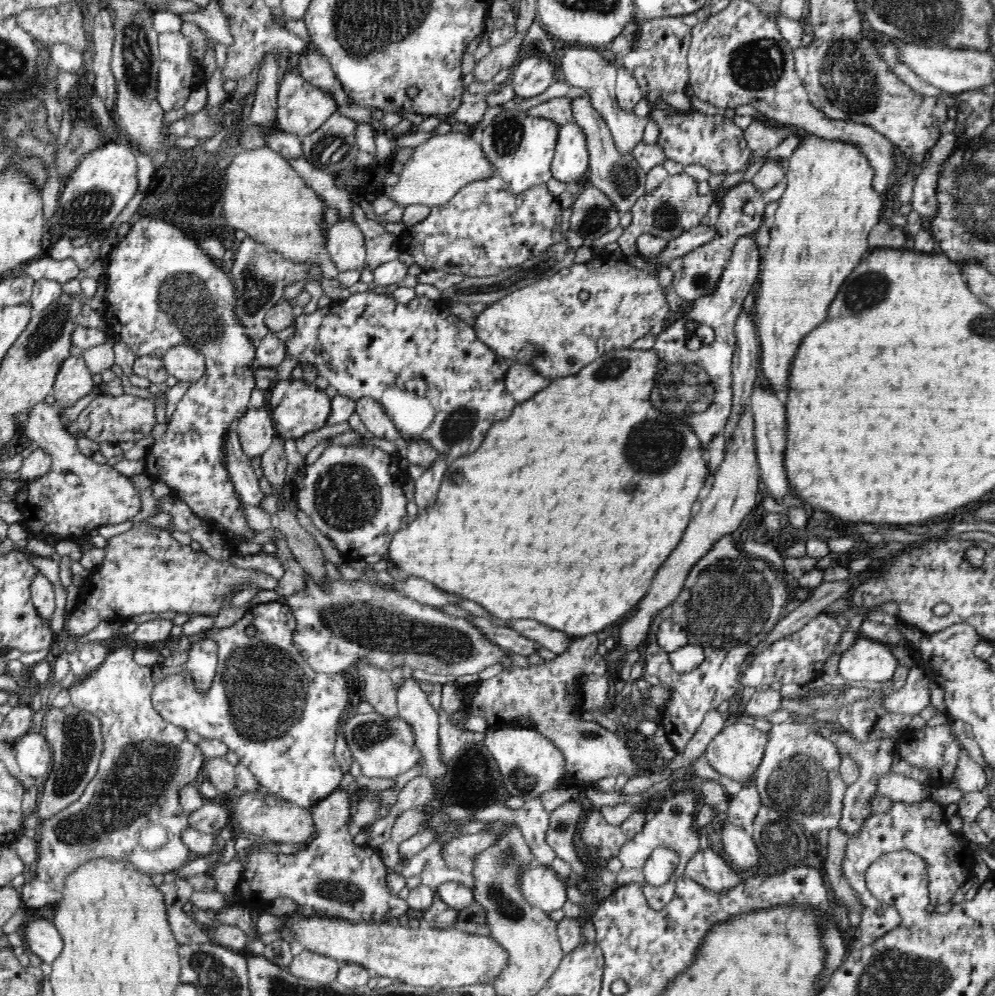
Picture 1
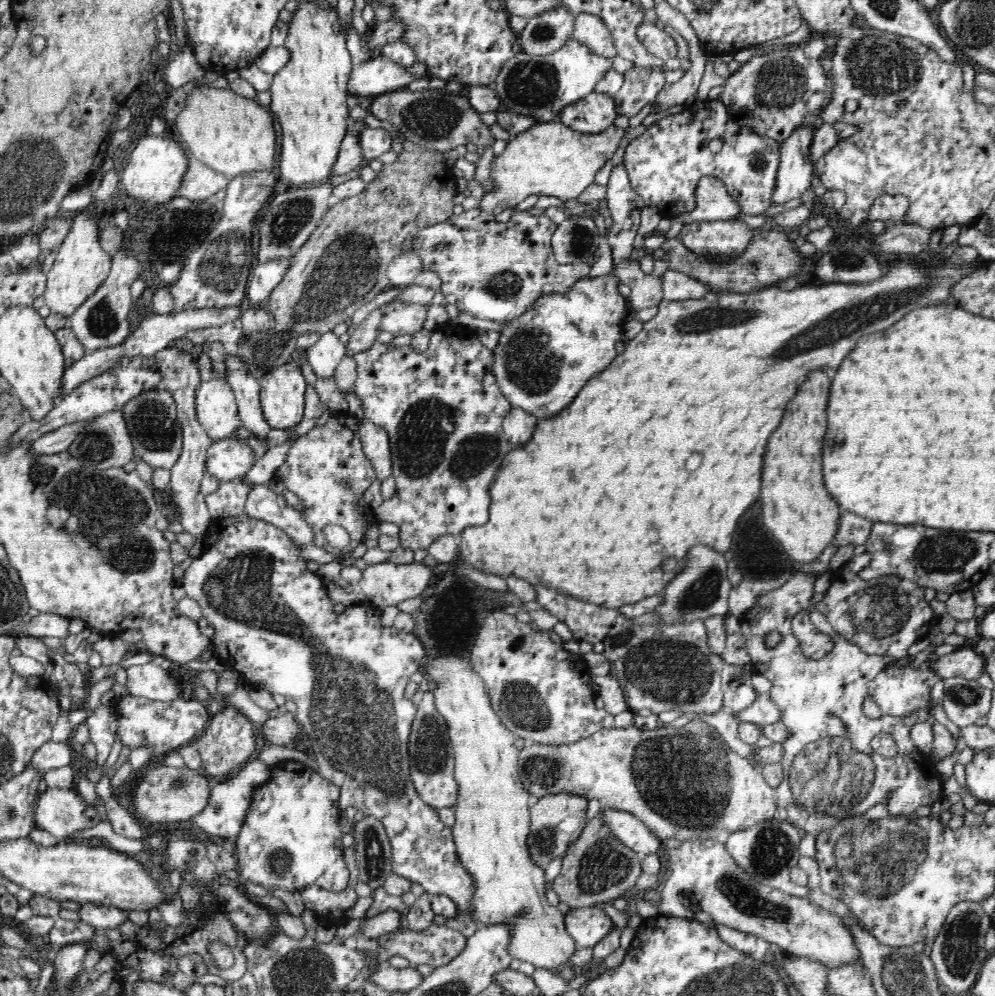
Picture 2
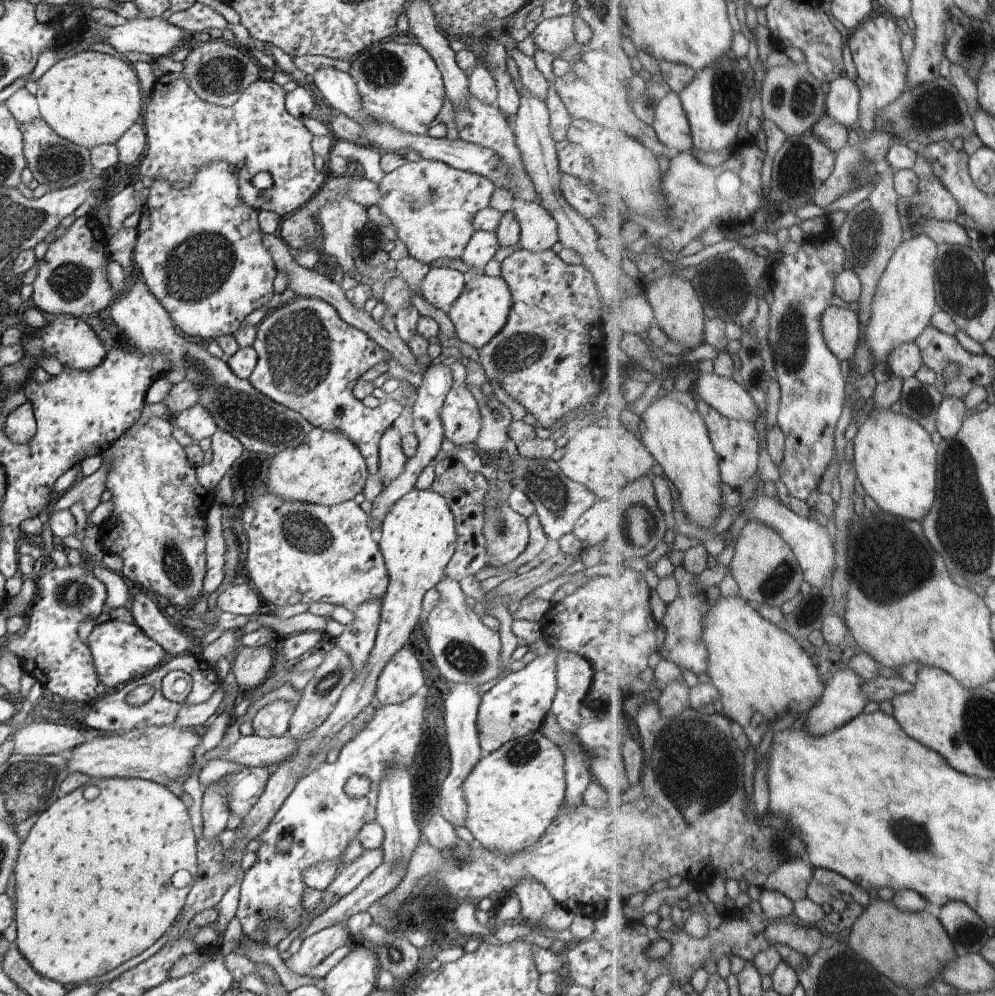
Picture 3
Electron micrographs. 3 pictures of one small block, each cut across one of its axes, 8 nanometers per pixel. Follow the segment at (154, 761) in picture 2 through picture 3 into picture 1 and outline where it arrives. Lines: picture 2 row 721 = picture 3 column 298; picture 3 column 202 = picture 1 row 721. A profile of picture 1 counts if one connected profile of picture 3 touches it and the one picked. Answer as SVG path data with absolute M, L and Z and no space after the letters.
M211 638L198 640L190 646L184 665L163 670L159 664L140 666L134 661L135 650L128 647L119 648L109 654L94 672L77 679L68 688L70 704L89 713L100 724L104 750L100 756L97 776L88 783L80 798L72 802L68 808L54 814L52 818L40 822L37 829L38 858L35 876L19 890L24 907L35 913L49 904L56 905L62 900L66 876L90 858L109 858L113 862L125 860L131 862L133 868L140 870L142 874L152 877L154 874L169 876L196 857L182 842L182 832L189 824L188 814L179 801L179 792L186 784L196 781L206 759L198 745L186 737L183 728L162 720L154 708L151 694L163 675L174 674L179 669L190 671L198 691L206 692L217 671L217 650L217 642Z

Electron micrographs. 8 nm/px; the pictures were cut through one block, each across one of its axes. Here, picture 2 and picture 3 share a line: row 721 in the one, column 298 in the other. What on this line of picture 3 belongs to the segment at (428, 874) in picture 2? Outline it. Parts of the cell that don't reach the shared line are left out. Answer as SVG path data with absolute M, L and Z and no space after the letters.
M314 297L292 299L288 304L269 312L256 327L252 347L257 352L257 362L248 378L251 386L274 402L302 414L313 427L346 434L364 457L369 474L379 474L378 454L382 434L392 426L406 407L390 399L376 408L368 408L354 396L353 389L364 372L386 360L389 351L378 346L362 330L350 326L334 306Z

